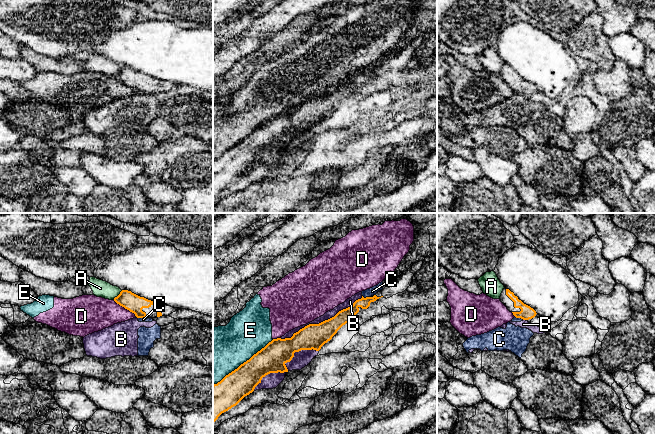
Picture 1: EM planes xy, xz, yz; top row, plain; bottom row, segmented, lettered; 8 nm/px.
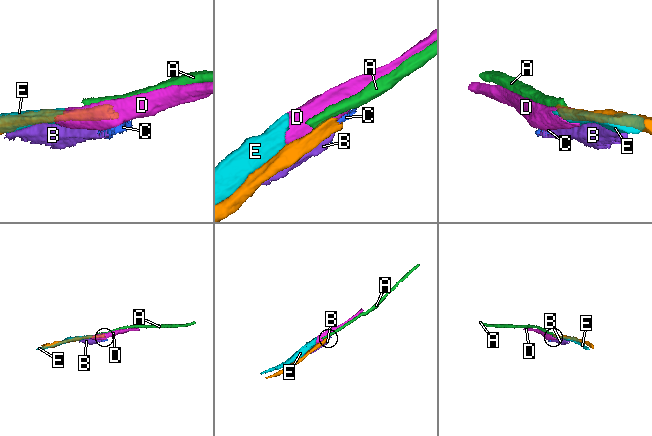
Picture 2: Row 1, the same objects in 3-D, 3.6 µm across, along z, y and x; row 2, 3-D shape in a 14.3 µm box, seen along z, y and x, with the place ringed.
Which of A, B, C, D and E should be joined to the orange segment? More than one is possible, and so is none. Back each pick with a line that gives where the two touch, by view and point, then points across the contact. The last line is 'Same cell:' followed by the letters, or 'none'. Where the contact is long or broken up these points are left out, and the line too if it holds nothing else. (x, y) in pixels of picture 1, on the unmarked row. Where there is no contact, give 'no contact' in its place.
Same cell: none

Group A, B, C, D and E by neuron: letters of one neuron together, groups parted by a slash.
A / B C / D E

